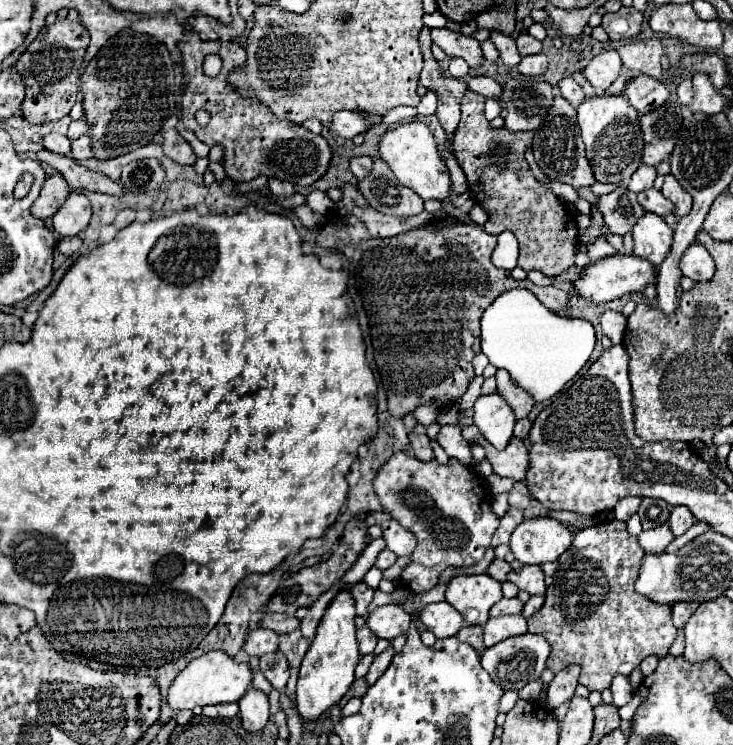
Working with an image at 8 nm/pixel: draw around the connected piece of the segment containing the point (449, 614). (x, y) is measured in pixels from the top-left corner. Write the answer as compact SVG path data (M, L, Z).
M446 601L440 603L428 603L424 607L420 607L416 611L416 617L426 625L428 631L432 631L438 639L444 637L452 637L460 631L460 627L464 625L464 619L460 617L460 613L448 605Z

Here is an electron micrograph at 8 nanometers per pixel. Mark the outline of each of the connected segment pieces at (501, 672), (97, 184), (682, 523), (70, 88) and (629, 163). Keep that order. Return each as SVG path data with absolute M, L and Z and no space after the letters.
M524 633L524 635L508 637L488 649L484 649L484 653L480 657L482 657L482 667L502 689L522 689L530 681L540 681L540 673L546 667L548 655L550 655L550 645L548 645L548 641L544 641L542 635Z
M38 151L38 161L46 161L50 163L54 169L58 169L62 173L62 177L66 179L66 183L70 185L70 189L74 191L98 191L98 193L108 193L108 195L114 195L114 197L124 197L124 189L112 181L110 177L102 175L102 173L96 173L96 171L90 171L78 163L74 163L70 157L64 157L64 155L56 155L52 151Z
M678 505L678 507L672 507L670 511L670 519L668 519L668 525L672 529L672 533L678 537L682 533L686 533L690 529L690 525L694 523L694 515L690 513L688 507L684 505Z
M56 21L54 25L42 27L38 37L28 45L26 53L18 59L16 63L16 71L22 77L22 83L26 87L26 97L22 101L22 117L28 123L48 123L48 121L58 121L64 115L70 113L72 105L78 99L78 91L80 91L80 65L88 47L88 31L80 21Z
M624 95L588 97L578 105L576 111L582 141L586 145L586 159L592 167L594 179L598 183L626 181L642 165L642 131L638 123L638 111Z

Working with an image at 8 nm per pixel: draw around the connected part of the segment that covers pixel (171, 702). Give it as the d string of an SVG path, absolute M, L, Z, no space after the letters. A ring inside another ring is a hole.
M212 651L204 657L198 657L194 661L190 661L186 665L186 669L180 671L180 675L170 685L166 703L172 711L194 709L194 707L204 707L204 705L218 705L218 703L230 703L230 701L238 701L250 689L250 683L252 683L252 671L250 671L248 663L238 665L226 653Z

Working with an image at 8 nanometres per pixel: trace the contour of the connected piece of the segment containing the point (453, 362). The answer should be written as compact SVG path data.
M332 213L318 229L316 243L324 249L336 249L344 253L346 261L358 271L356 291L368 317L374 361L382 377L388 409L392 415L402 417L412 413L414 407L422 403L436 403L438 407L450 405L464 395L468 383L474 377L470 361L480 351L480 317L500 293L522 287L530 289L552 311L560 311L568 305L568 295L564 291L552 285L536 287L528 279L514 281L504 269L494 267L490 255L496 247L496 241L498 237L486 233L482 227L460 219L448 219L446 213L438 213L432 225L416 227L388 239L370 237L366 227L354 215L342 217Z

